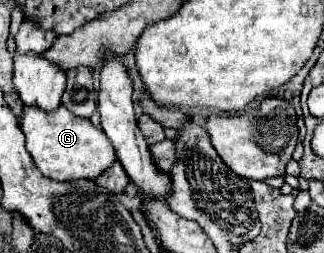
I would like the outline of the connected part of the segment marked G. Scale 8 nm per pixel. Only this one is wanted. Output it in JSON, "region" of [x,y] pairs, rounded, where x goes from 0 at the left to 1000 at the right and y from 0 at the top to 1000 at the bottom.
{"region":[[[185,419],[167,443],[130,443],[123,427],[68,427],[68,466],[56,466],[56,490],[80,538],[80,577],[93,617],[105,625],[111,664],[185,719],[247,711],[272,704],[290,711],[302,688],[315,688],[340,648],[358,632],[358,601],[333,553],[333,538],[284,498],[278,474],[228,458],[210,427]]]}

